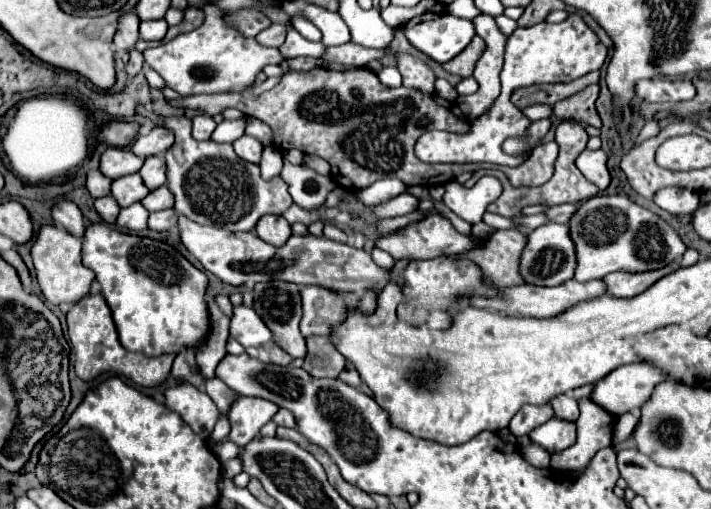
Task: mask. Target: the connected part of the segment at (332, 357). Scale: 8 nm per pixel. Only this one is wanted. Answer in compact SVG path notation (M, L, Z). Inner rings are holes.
M314 335L306 337L306 357L304 357L304 369L312 377L338 377L338 373L344 369L344 357L334 349L332 337L326 335Z

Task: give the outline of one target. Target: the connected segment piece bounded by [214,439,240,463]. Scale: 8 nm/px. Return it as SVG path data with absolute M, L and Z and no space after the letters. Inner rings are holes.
M226 439L226 441L222 441L222 443L218 443L216 445L216 457L224 463L224 461L228 461L228 459L232 459L234 457L234 453L238 453L240 451L240 447L238 445L234 445L230 439Z

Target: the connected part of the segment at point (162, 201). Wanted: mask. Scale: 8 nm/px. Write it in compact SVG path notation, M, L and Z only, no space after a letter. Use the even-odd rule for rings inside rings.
M166 185L150 191L144 199L142 199L142 205L148 209L148 211L162 211L162 209L170 209L174 205L174 195L170 193L170 189Z

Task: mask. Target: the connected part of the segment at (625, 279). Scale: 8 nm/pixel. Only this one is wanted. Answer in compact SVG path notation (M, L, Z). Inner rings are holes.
M678 263L666 265L666 269L656 269L654 273L610 273L604 277L604 281L608 285L610 295L634 297L634 295L642 293L644 289L648 289L650 285L654 285L654 281L662 279L662 275L672 273L676 267L678 267Z

